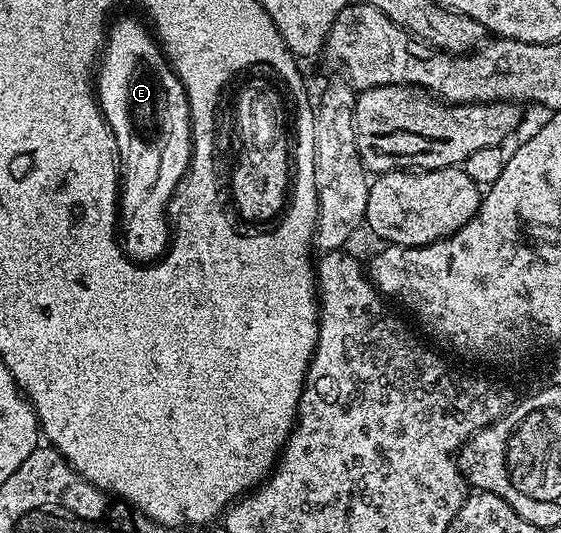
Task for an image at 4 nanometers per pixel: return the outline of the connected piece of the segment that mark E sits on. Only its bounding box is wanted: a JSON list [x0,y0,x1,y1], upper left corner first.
[96,16,192,266]

